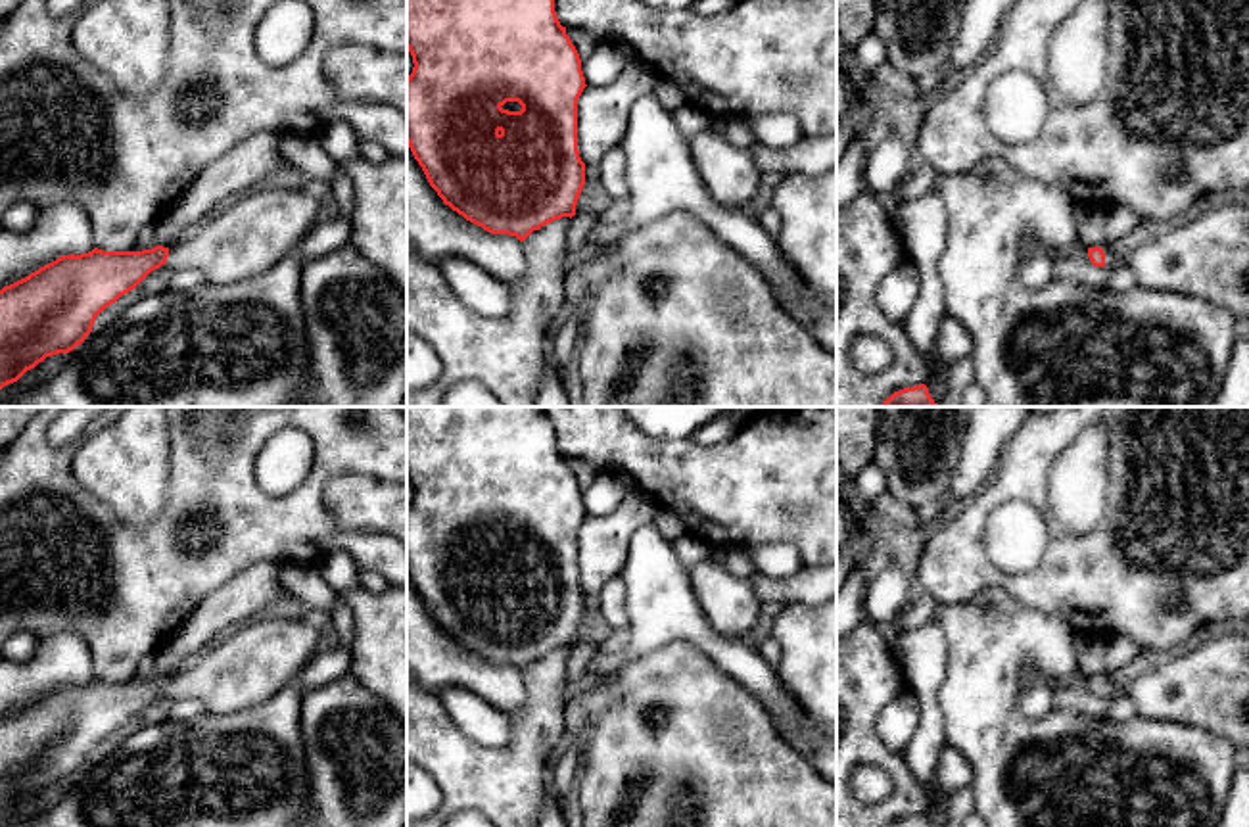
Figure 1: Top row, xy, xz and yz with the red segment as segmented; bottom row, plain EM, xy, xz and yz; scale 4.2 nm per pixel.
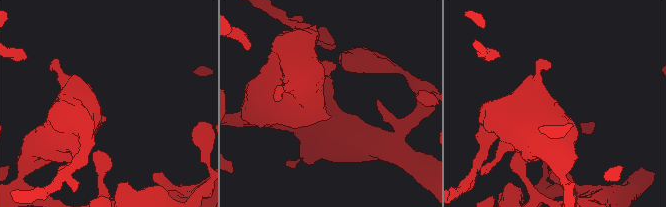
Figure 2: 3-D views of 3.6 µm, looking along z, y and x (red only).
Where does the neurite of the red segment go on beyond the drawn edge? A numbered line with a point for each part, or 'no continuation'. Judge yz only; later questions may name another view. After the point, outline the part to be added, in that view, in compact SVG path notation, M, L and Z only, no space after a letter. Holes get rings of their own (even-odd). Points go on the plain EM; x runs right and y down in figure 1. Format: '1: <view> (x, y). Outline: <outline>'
1: yz (1209, 687). Outline: M1249 626L1224 627L1190 654L1161 656L1126 685L1103 675L1105 697L1128 697L1138 714L1201 727L1249 748Z

